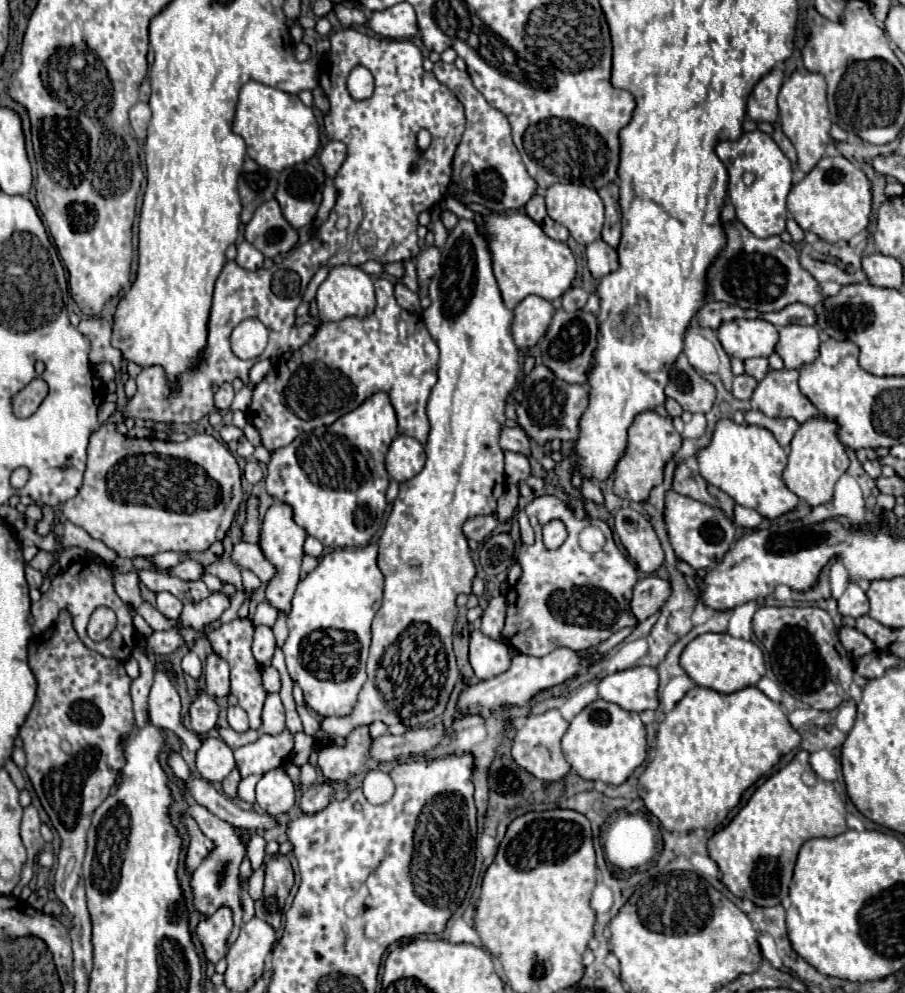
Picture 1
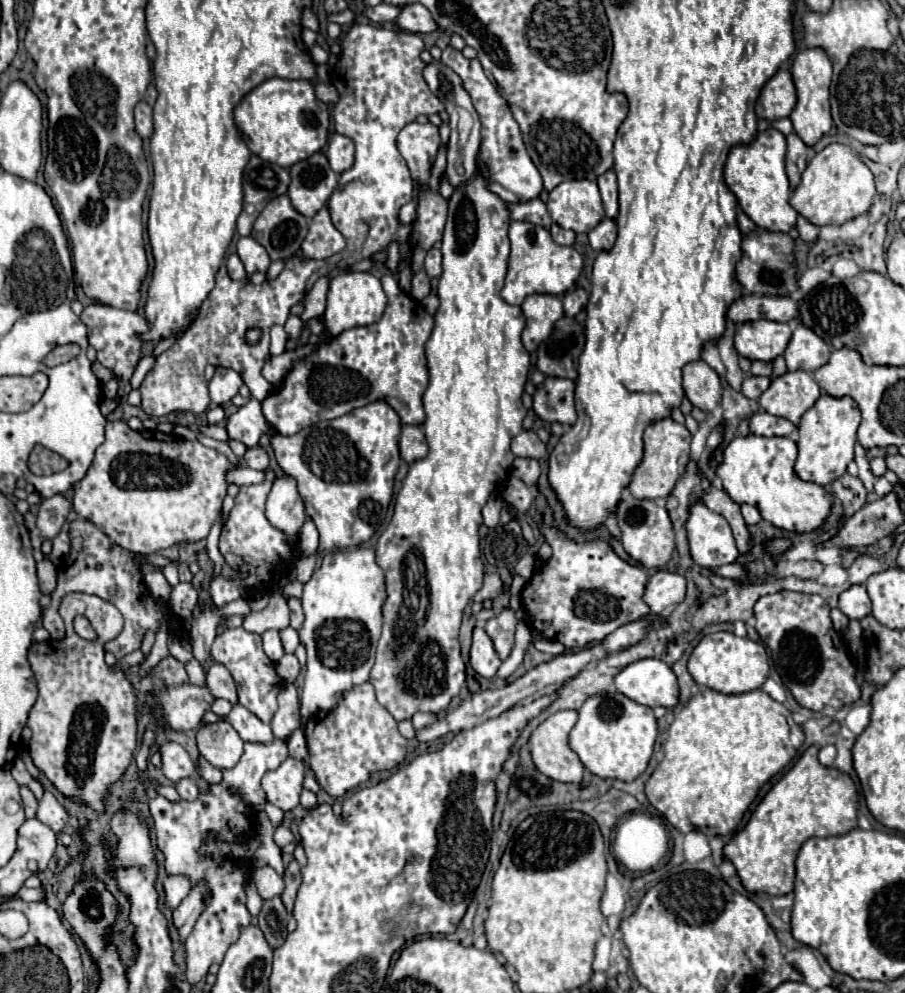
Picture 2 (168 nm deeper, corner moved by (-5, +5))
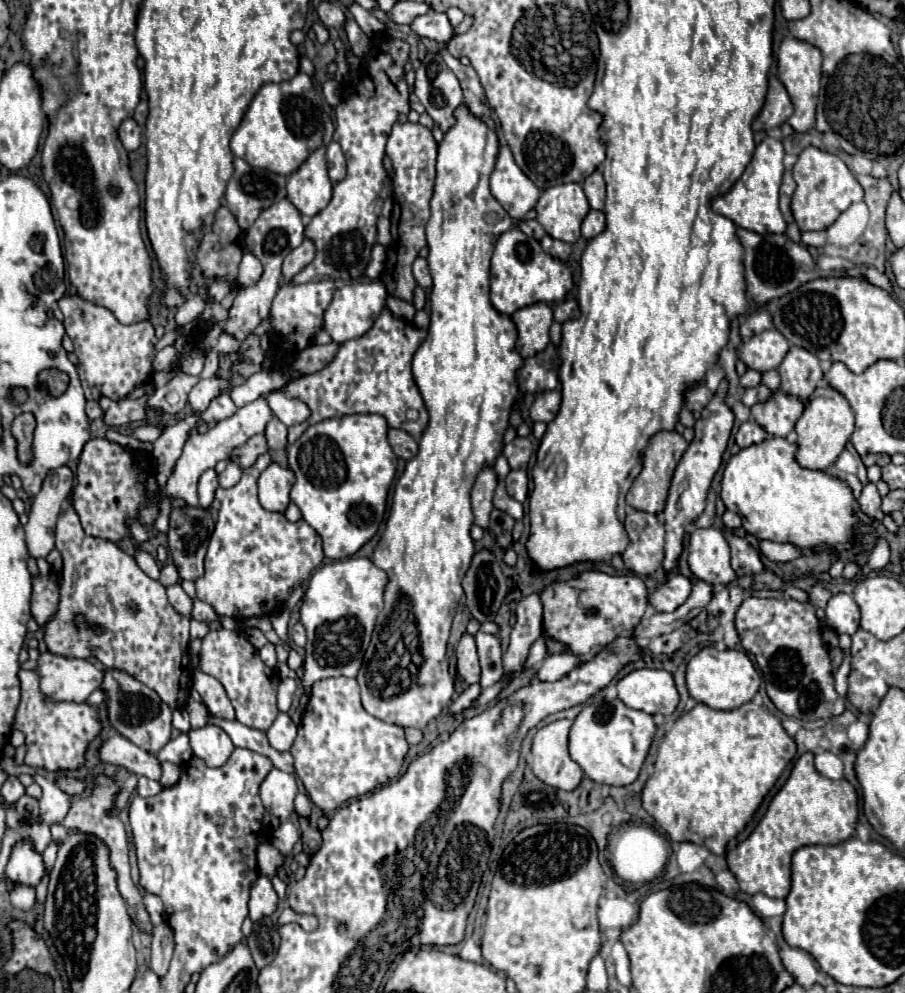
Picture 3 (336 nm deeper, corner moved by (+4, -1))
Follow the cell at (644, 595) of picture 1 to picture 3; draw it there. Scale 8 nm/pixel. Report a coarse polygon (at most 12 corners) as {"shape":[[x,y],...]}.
{"shape":[[676,573],[650,595],[656,611],[680,607],[692,591],[688,577]]}

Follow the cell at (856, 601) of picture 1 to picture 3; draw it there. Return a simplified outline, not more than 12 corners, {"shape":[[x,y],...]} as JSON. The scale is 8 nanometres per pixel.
{"shape":[[852,595],[828,601],[826,625],[838,635],[858,629],[860,609]]}

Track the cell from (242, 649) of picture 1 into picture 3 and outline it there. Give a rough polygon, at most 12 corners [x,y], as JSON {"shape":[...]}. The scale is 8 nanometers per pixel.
{"shape":[[208,631],[200,671],[240,723],[266,731],[280,677],[246,633]]}

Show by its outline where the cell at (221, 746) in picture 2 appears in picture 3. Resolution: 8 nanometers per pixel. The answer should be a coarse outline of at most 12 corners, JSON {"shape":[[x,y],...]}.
{"shape":[[216,725],[190,731],[194,755],[224,765],[234,743]]}

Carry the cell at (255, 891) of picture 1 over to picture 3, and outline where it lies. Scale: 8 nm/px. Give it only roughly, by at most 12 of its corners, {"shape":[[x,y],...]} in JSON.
{"shape":[[266,875],[252,885],[248,909],[258,921],[276,911],[278,895]]}

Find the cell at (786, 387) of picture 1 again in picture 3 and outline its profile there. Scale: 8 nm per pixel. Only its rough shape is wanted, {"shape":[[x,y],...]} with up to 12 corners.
{"shape":[[778,389],[770,401],[752,407],[768,435],[794,431],[804,403]]}

